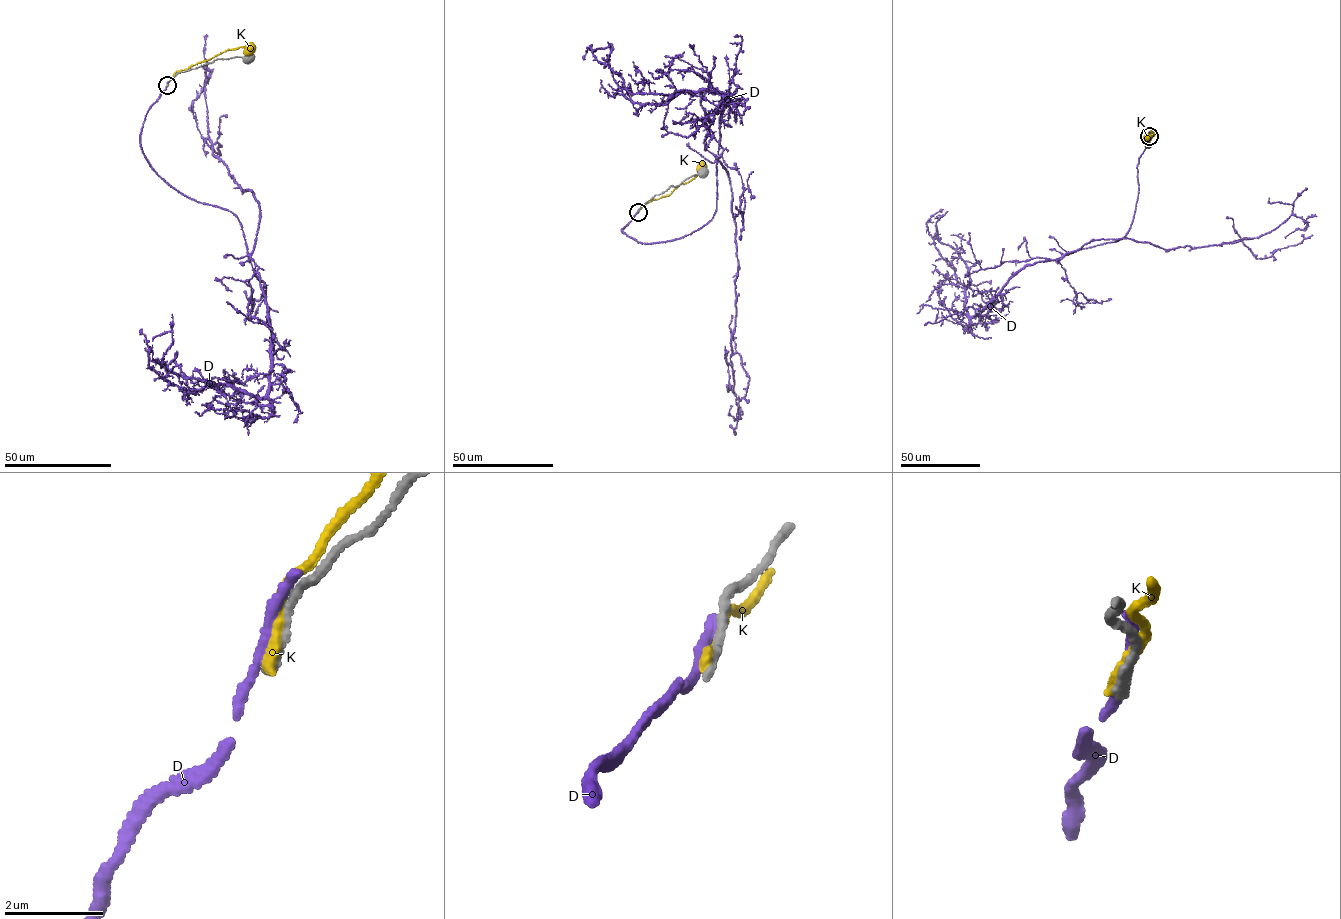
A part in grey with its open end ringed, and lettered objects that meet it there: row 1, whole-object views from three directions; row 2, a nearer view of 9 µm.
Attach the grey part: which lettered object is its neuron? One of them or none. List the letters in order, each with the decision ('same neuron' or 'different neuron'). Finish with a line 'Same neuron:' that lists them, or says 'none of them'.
D: different neuron
K: different neuron
Same neuron: none of them

